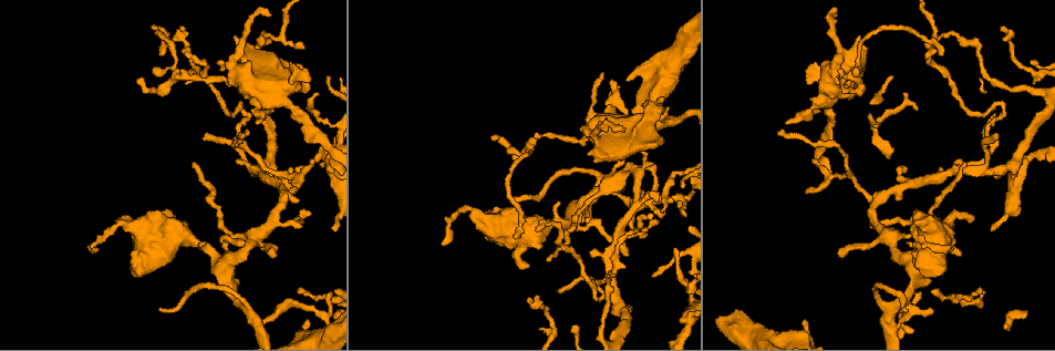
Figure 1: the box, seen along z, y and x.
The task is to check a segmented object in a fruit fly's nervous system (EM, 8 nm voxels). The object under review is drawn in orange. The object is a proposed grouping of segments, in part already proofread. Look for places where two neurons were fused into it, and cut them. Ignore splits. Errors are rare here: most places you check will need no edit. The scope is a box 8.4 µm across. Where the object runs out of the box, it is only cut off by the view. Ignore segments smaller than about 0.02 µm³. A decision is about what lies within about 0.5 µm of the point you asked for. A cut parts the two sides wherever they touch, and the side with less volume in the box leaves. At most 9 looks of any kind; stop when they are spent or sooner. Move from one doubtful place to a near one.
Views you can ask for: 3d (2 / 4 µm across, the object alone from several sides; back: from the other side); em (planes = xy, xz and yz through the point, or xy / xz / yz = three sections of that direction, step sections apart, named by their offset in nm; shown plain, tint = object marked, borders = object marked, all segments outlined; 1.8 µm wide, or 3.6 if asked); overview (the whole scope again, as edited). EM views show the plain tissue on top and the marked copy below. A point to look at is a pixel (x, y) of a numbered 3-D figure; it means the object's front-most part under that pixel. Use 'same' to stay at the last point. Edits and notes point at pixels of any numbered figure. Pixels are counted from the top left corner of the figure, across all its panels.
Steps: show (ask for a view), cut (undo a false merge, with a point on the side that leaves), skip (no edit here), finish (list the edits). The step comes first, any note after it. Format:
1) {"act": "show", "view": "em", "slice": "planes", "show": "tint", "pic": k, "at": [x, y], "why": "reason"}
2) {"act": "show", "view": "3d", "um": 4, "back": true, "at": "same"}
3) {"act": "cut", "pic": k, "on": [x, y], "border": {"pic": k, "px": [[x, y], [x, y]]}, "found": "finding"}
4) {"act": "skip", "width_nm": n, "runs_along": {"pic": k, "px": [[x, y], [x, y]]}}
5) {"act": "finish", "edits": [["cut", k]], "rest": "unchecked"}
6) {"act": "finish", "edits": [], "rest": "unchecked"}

{"act": "show", "view": "3d", "um": 4, "pic": 1, "at": [223, 266], "why": "abrupt turn"}

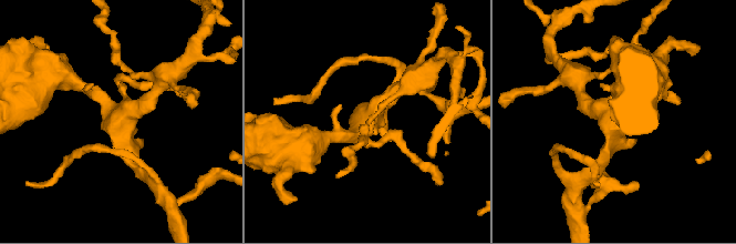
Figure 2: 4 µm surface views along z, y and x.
{"act": "show", "view": "em", "slice": "planes", "show": "tint", "pic": 2, "at": [615, 124]}

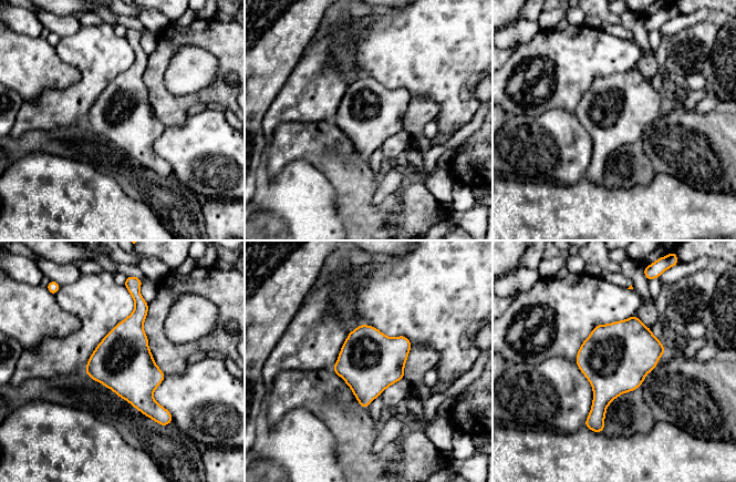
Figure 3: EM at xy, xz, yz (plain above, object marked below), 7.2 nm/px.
{"act": "skip", "found": "all the same neuron"}

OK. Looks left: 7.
{"act": "show", "view": "em", "slice": "xz", "step": 16, "show": "tint", "pic": 1, "at": [982, 172], "why": "thick turns thin"}

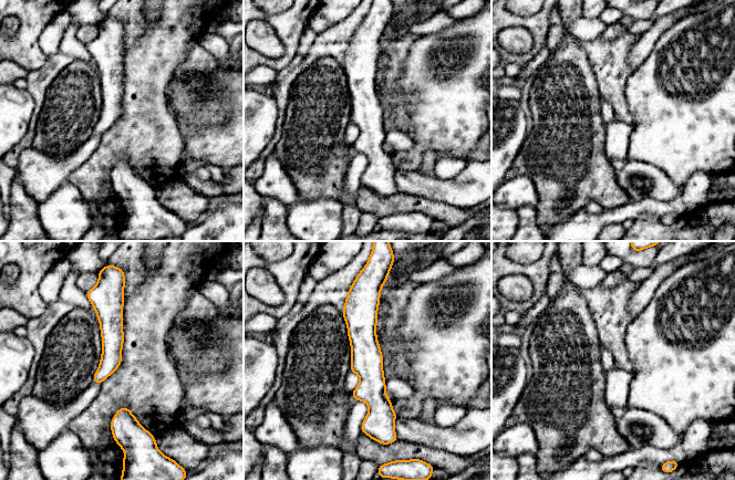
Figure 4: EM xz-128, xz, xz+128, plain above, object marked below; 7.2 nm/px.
{"act": "show", "view": "em", "slice": "planes", "show": "tint", "at": "same"}

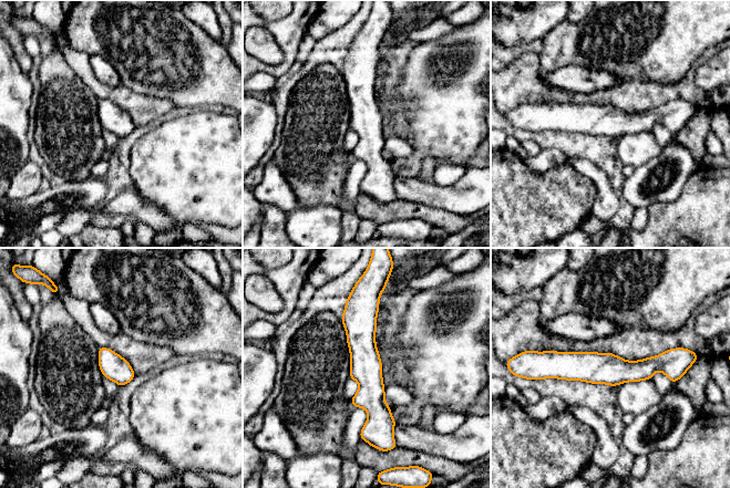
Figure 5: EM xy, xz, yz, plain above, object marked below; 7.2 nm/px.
{"act": "skip", "runs_along": {"pic": 5, "px": [[361, 305], [372, 438]]}, "found": "continuous, no second neuron"}

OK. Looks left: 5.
{"act": "show", "view": "3d", "um": 4, "pic": 1, "at": [849, 76], "why": "abrupt turn"}

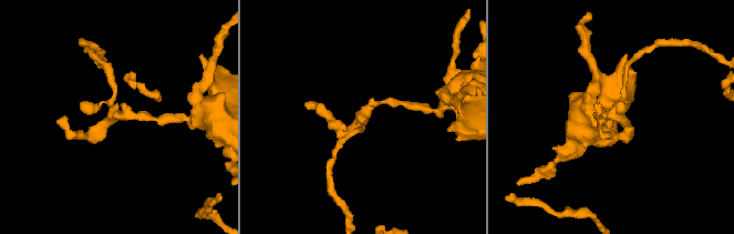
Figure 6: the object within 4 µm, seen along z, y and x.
{"act": "show", "view": "em", "slice": "xy", "step": 16, "show": "tint", "pic": 6, "at": [612, 114], "why": "now the EM"}

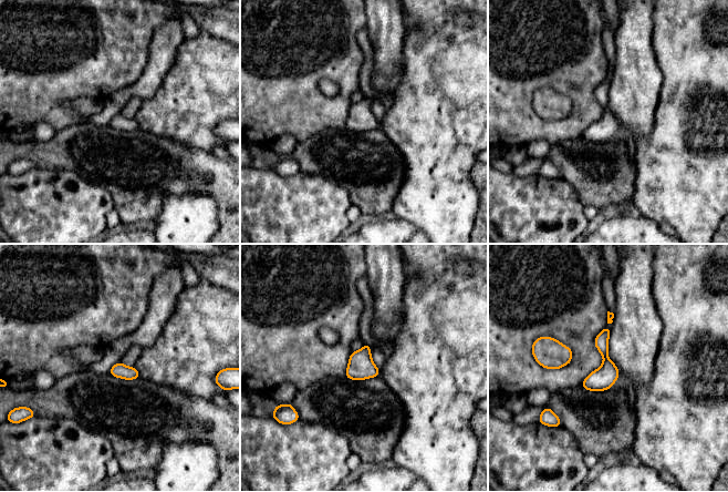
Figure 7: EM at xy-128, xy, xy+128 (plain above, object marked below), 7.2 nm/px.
{"act": "show", "view": "em", "slice": "planes", "show": "tint", "at": "same"}

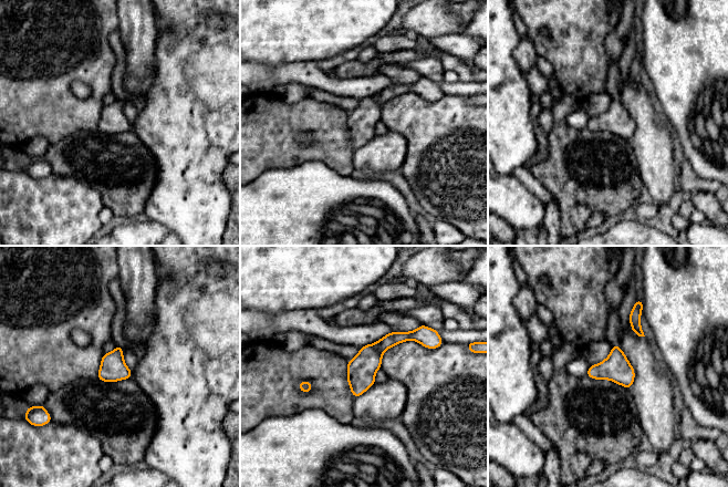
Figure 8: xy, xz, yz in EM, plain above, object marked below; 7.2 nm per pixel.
{"act": "skip", "width_nm": 190, "runs_along": {"pic": 8, "px": [[420, 335], [387, 341], [355, 393]]}, "found": "one neuron here"}

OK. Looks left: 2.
{"act": "finish", "edits": [], "rest": "unchecked"}

